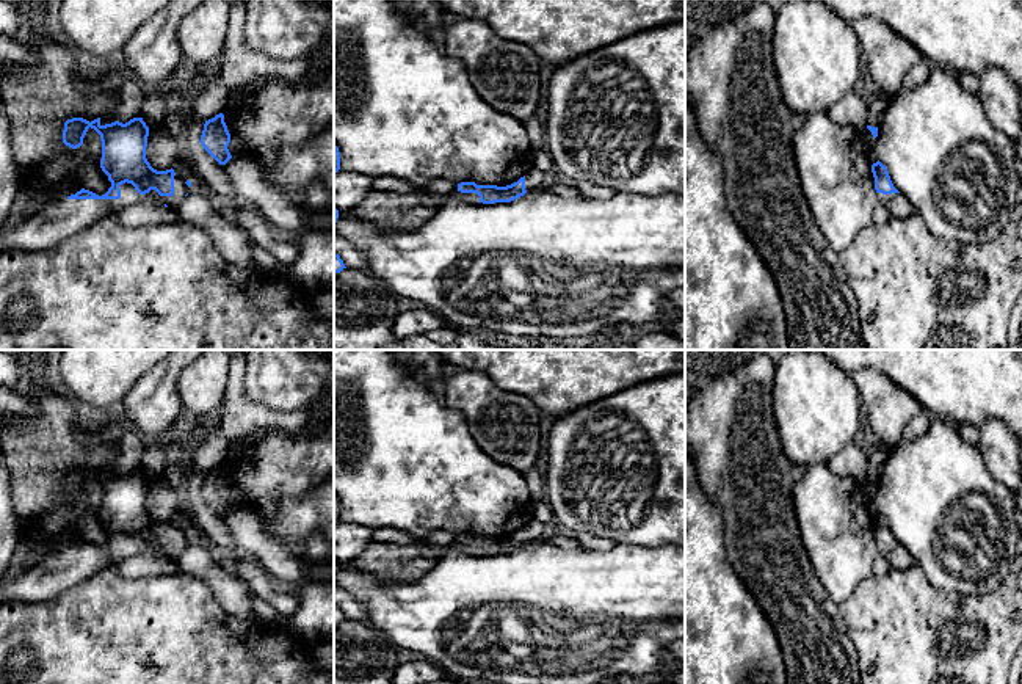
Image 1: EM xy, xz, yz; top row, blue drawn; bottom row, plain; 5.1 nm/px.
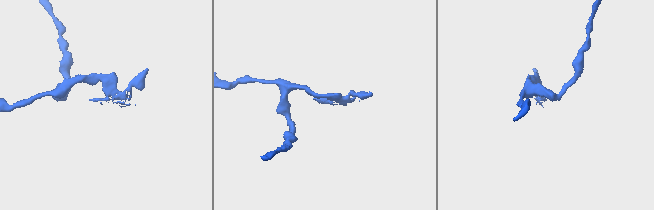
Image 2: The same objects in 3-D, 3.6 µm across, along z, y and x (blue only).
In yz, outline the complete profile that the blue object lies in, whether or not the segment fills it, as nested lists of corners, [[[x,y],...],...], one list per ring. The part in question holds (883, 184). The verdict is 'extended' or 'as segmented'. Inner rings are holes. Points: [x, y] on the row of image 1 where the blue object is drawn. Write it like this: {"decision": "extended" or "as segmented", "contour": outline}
{"decision": "extended", "contour": [[[878,160],[872,165],[878,201],[889,210],[890,218],[906,220],[915,212],[914,206],[893,187],[887,168]]]}

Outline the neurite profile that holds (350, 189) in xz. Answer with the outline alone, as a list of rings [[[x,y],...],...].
[[[339,169],[334,174],[334,207],[339,213],[350,213],[371,190],[371,177]]]

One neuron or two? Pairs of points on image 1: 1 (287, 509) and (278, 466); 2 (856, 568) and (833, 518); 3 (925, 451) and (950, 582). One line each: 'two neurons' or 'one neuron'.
1: two neurons
2: one neuron
3: one neuron

